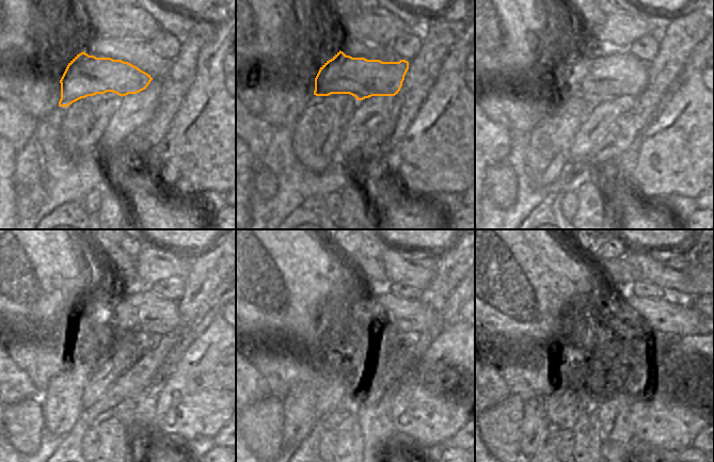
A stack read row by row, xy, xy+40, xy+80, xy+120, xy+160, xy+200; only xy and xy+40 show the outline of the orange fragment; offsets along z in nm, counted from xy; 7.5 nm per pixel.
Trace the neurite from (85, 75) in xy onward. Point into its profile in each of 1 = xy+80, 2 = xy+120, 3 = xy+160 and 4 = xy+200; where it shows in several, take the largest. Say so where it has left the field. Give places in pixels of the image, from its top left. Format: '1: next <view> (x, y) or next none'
1: next xy+80 (598, 76)
2: next xy+120 (133, 313)
3: next xy+160 (387, 316)
4: next xy+200 (629, 316)

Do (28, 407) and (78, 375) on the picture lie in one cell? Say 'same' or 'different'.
different

